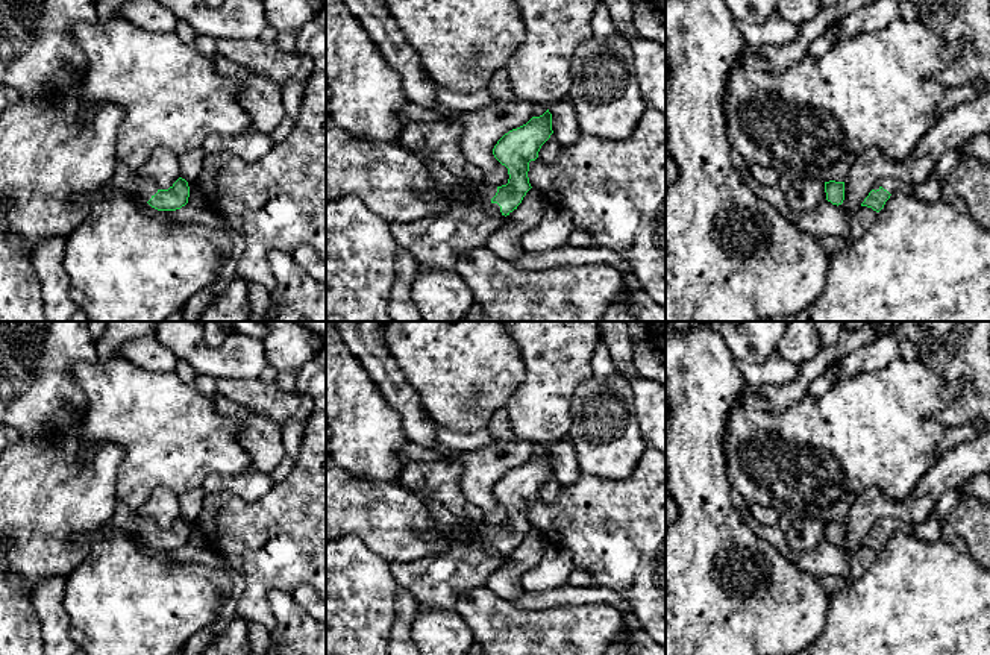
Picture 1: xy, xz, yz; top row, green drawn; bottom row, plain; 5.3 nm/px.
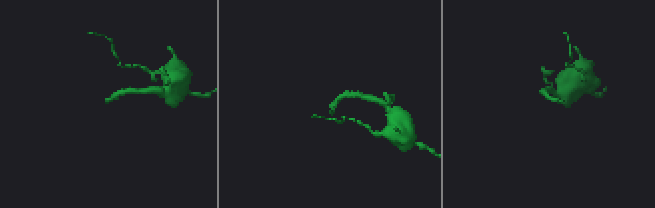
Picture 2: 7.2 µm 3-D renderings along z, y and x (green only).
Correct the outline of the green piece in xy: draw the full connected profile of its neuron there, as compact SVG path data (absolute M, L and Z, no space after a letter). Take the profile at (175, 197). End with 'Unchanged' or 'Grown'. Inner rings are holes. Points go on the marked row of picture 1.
M117 164L112 188L133 194L158 211L176 211L188 203L188 182L179 177L168 190L159 190L150 179Z. Grown

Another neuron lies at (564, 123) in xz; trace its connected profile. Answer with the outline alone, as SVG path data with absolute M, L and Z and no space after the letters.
M564 97L559 102L547 106L552 114L552 130L561 147L569 146L578 139L581 130L578 127L576 111L572 102Z

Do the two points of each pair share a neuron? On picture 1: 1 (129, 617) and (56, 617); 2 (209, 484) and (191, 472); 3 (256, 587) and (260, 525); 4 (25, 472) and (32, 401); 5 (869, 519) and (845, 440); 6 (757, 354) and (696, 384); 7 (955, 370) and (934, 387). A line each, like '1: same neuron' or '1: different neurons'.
1: different neurons
2: different neurons
3: same neuron
4: different neurons
5: different neurons
6: different neurons
7: different neurons

